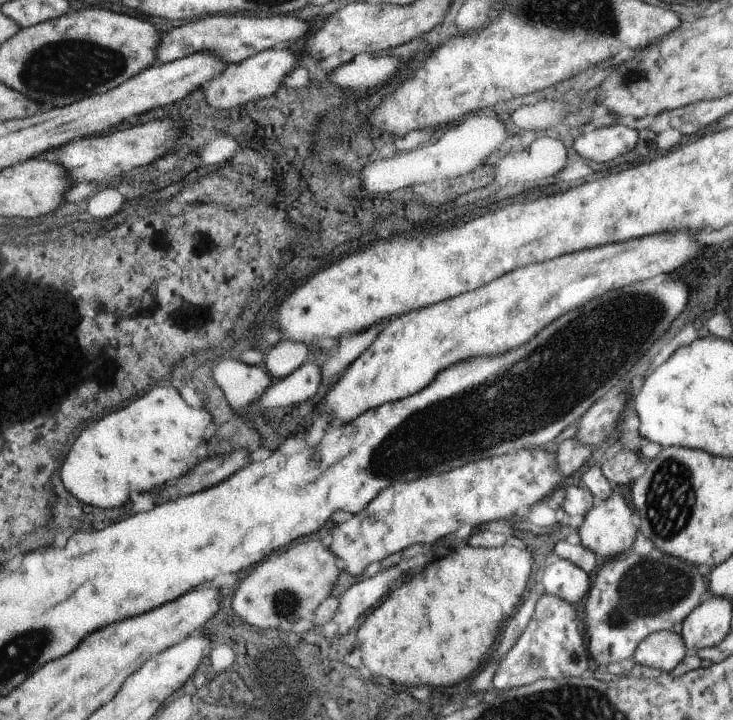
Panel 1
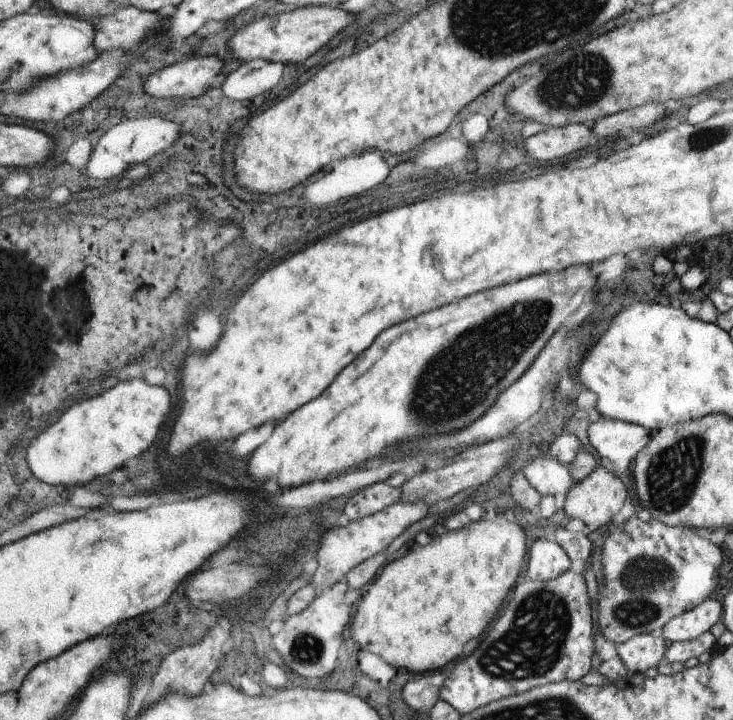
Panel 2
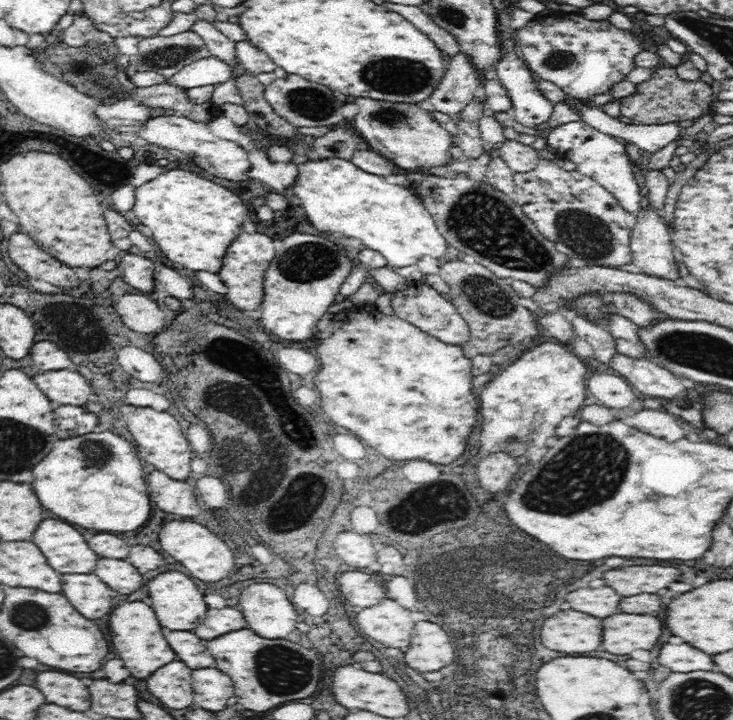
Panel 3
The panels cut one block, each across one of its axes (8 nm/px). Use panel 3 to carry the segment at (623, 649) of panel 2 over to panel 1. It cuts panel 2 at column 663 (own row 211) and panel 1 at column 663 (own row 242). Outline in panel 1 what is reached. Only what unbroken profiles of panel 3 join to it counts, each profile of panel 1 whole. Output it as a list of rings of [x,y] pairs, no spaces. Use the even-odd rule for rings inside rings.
[[[673,630],[649,634],[643,642],[639,642],[633,660],[641,666],[659,668],[661,672],[669,674],[677,668],[677,664],[687,656],[687,648],[683,636],[675,634]]]

